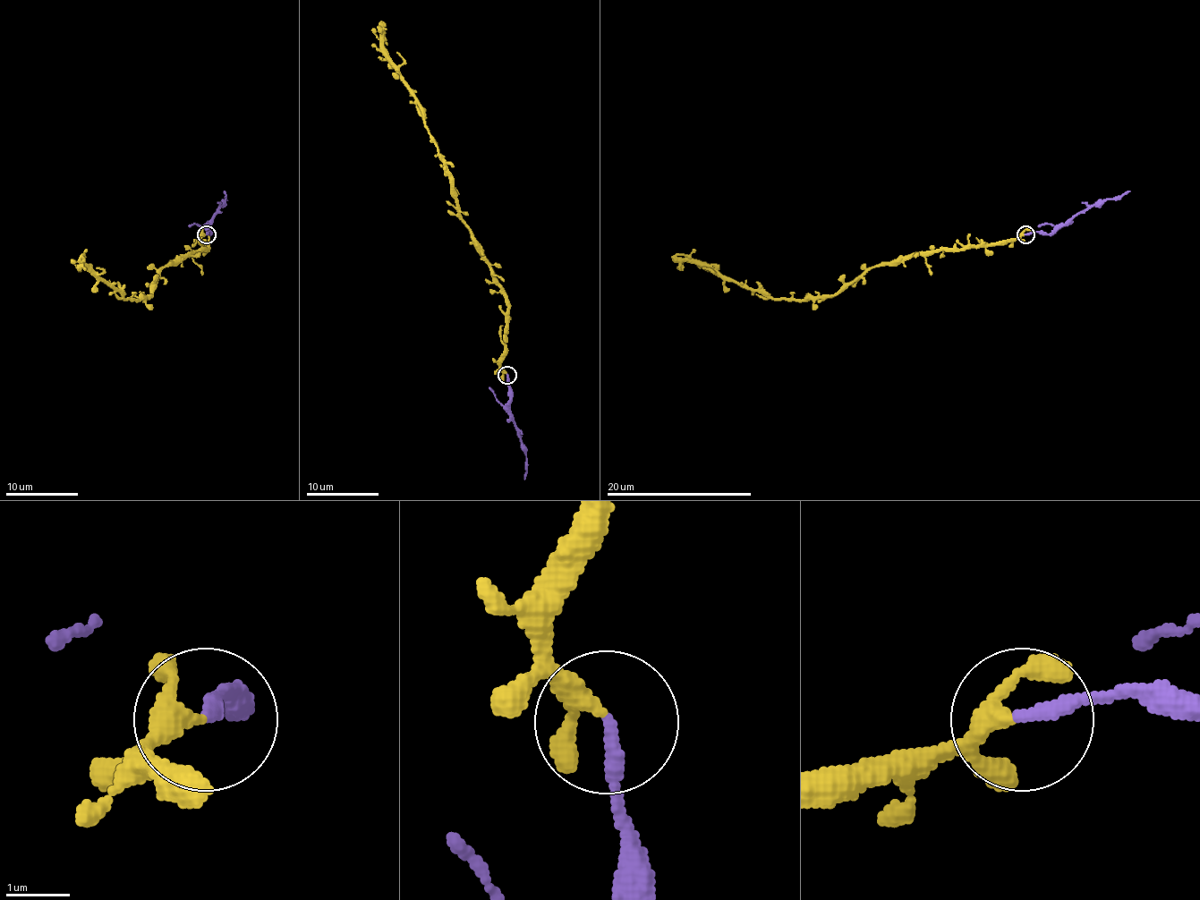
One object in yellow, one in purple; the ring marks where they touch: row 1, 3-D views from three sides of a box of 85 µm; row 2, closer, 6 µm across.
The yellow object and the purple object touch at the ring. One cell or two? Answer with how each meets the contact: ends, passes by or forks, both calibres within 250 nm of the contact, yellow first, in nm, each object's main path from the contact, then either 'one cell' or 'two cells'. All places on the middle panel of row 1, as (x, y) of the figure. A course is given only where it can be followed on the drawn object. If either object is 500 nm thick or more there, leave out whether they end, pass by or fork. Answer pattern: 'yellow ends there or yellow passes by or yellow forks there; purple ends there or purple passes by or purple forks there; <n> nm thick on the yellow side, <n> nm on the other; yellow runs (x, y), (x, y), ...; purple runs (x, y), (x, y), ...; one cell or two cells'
yellow passes by; purple ends there; 240 nm thick on the yellow side, 200 nm on the other; yellow runs (507, 374), (500, 367), (507, 296), (460, 216), (449, 171), (424, 114), (384, 46), (380, 21); purple runs (507, 374), (509, 418), (525, 454), (523, 479); two cells

